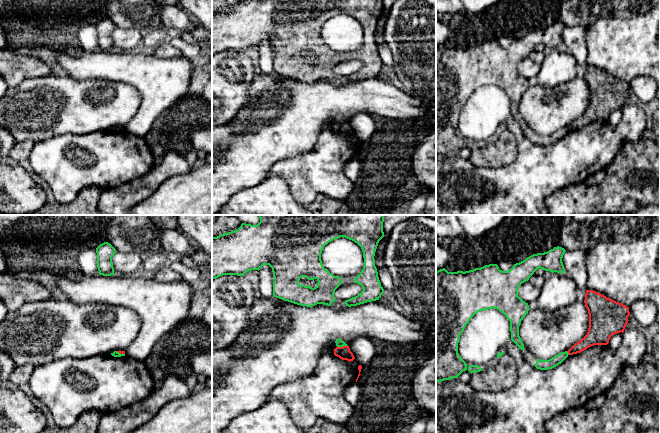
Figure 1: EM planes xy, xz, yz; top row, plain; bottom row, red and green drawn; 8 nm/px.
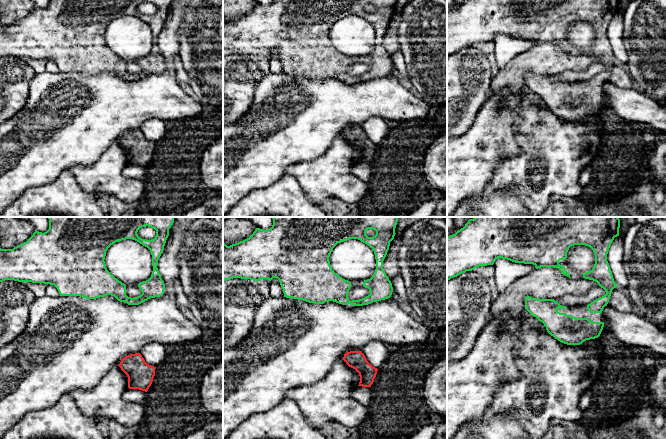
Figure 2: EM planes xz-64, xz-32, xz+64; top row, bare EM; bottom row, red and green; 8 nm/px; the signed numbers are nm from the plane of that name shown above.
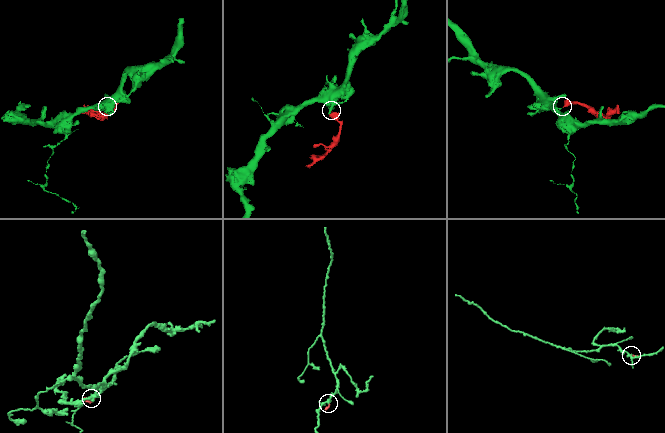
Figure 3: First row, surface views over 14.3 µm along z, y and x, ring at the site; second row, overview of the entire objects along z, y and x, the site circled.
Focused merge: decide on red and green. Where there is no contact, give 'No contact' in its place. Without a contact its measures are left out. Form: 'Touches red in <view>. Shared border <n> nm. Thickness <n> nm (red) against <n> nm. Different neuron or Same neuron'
Touches red in xz. Shared border 90 nm. Thickness 110 nm (red) against 60 nm. Different neuron

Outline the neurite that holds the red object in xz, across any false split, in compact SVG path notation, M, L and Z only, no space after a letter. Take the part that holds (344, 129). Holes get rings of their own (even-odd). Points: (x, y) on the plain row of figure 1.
M349 122L336 123L334 125L334 131L342 136L347 136L349 138L355 135L353 129L350 127Z

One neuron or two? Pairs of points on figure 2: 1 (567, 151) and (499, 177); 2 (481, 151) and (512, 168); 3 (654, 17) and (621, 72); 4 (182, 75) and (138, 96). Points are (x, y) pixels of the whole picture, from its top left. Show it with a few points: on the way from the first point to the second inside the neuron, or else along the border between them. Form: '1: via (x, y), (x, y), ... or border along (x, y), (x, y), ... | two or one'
1: via (550, 153), (532, 153), (516, 169) | one
2: border along (519, 147), (516, 154), (501, 159), (489, 182) | two
3: border along (624, 66), (633, 81) | two
4: border along (175, 69), (175, 75), (178, 80) | two

